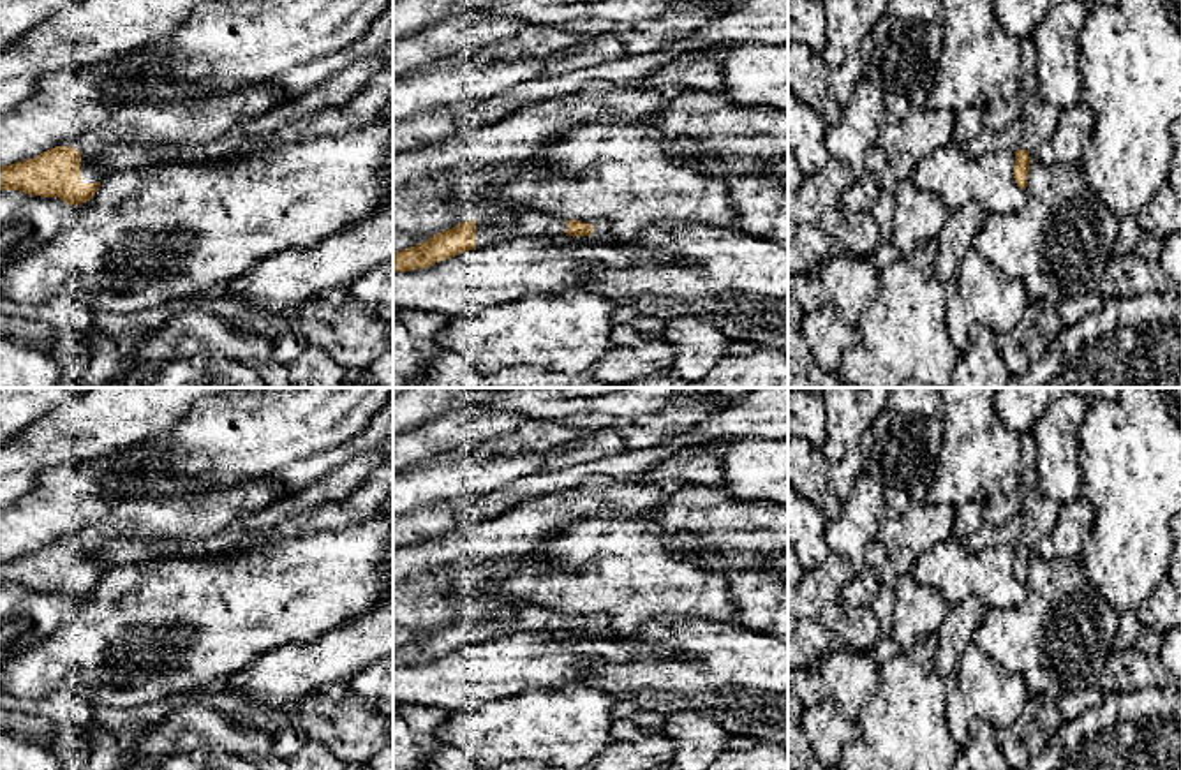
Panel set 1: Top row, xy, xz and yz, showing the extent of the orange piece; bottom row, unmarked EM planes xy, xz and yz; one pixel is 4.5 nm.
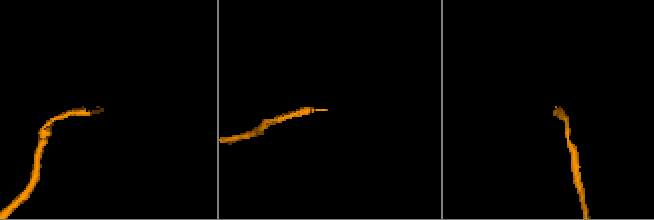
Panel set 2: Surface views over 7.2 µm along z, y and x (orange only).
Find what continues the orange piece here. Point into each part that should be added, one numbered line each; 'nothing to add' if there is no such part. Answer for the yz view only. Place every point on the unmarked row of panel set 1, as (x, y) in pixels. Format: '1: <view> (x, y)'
nothing to add

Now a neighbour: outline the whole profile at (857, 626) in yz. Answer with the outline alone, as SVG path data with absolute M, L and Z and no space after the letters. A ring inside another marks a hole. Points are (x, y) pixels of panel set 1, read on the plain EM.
M841 596L828 601L818 622L851 648L871 654L881 640L881 626L871 606L850 604Z

